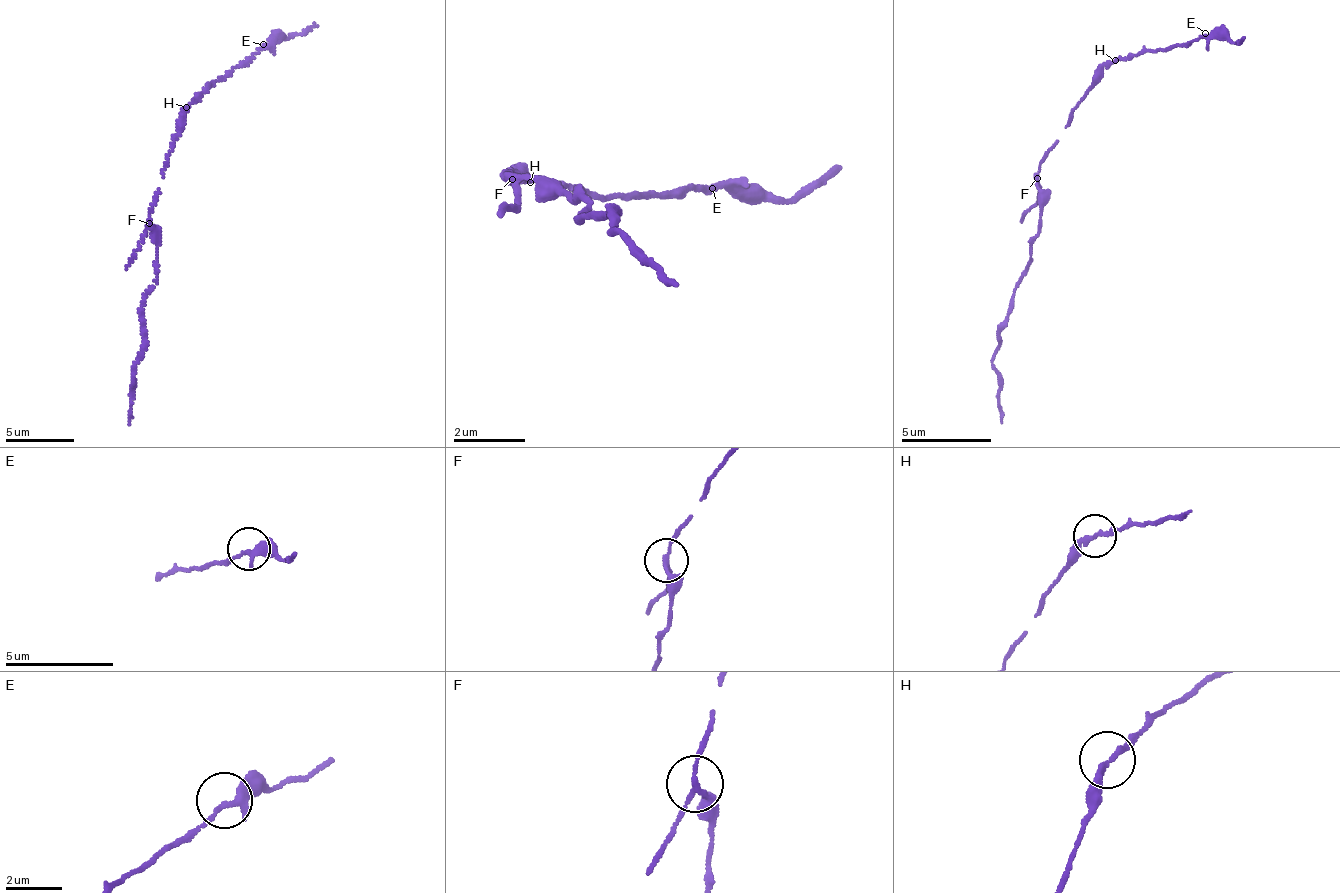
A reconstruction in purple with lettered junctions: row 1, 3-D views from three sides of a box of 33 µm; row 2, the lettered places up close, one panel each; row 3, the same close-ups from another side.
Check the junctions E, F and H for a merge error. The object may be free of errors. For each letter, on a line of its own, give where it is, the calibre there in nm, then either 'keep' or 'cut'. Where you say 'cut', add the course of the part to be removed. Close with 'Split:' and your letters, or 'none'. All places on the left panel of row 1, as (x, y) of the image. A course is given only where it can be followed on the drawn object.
E: place (263, 44); calibre 200 nm; keep
F: place (149, 223); calibre 160 nm; cut; course (151, 223), (157, 283), (146, 297), (143, 309), (141, 359), (132, 377), (129, 424)
H: place (186, 107); calibre 190 nm; keep
Split: F

